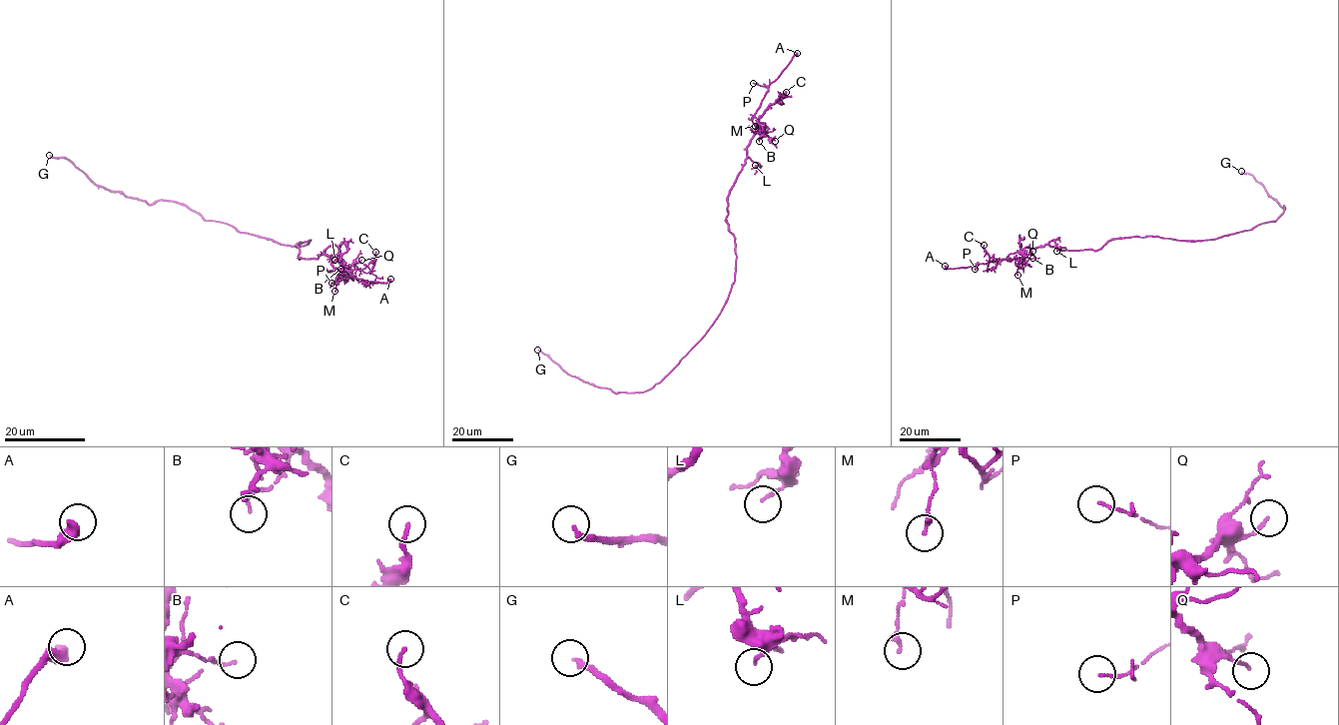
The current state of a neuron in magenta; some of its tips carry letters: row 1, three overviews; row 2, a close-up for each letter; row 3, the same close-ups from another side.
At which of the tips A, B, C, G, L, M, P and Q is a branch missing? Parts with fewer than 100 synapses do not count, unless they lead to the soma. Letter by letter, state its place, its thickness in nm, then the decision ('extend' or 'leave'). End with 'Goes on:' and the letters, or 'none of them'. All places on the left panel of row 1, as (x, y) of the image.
A: at (390, 279); 440 nm thick; leave
B: at (340, 269); 100 nm thick; leave
C: at (375, 252); 160 nm thick; leave
G: at (49, 155); 220 nm thick; extend
L: at (334, 260); 120 nm thick; leave
M: at (334, 291); 200 nm thick; leave
P: at (332, 283); 90 nm thick; leave
Q: at (361, 260); 140 nm thick; leave
Goes on: G

